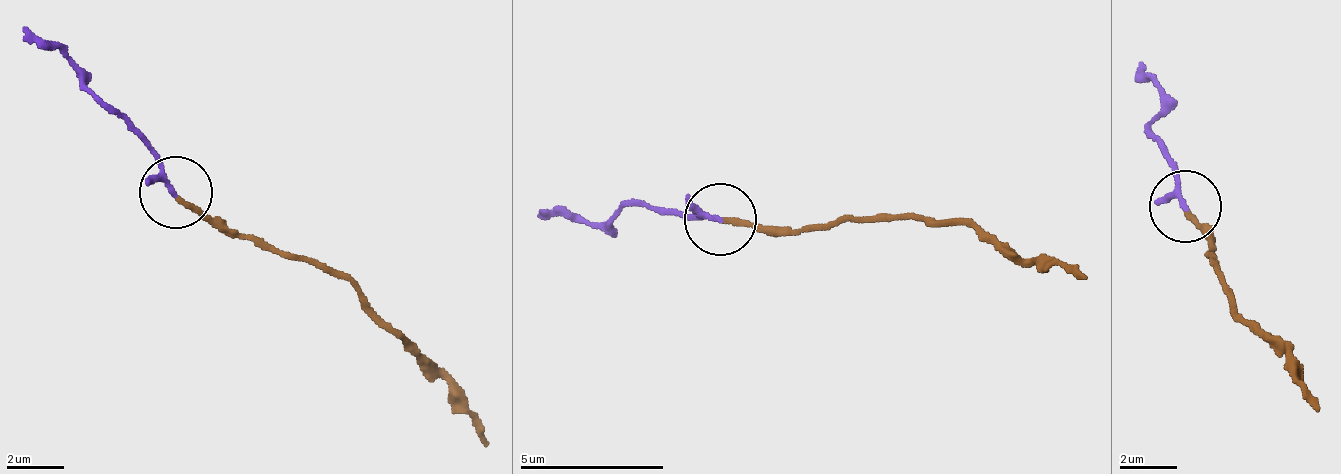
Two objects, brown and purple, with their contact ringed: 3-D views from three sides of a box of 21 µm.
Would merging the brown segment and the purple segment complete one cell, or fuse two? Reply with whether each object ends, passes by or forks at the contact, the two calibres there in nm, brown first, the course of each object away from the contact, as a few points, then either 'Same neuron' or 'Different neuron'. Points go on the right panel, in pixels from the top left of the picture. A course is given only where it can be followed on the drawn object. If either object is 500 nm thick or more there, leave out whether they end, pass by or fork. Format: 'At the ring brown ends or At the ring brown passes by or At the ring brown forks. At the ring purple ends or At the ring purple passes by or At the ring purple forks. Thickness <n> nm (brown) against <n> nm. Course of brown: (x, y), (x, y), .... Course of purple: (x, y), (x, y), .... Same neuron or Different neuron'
At the ring brown ends. At the ring purple passes by. Thickness 180 nm (brown) against 160 nm. Course of brown: (1182, 208), (1203, 226), (1218, 262), (1224, 294), (1287, 350), (1317, 410). Course of purple: (1182, 208), (1150, 136), (1160, 103), (1141, 60). Different neuron

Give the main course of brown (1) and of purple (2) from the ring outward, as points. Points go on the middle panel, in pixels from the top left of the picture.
1: (719, 217), (758, 229), (936, 216), (1025, 261), (1086, 276)
2: (719, 217), (642, 203), (607, 220), (535, 217)

